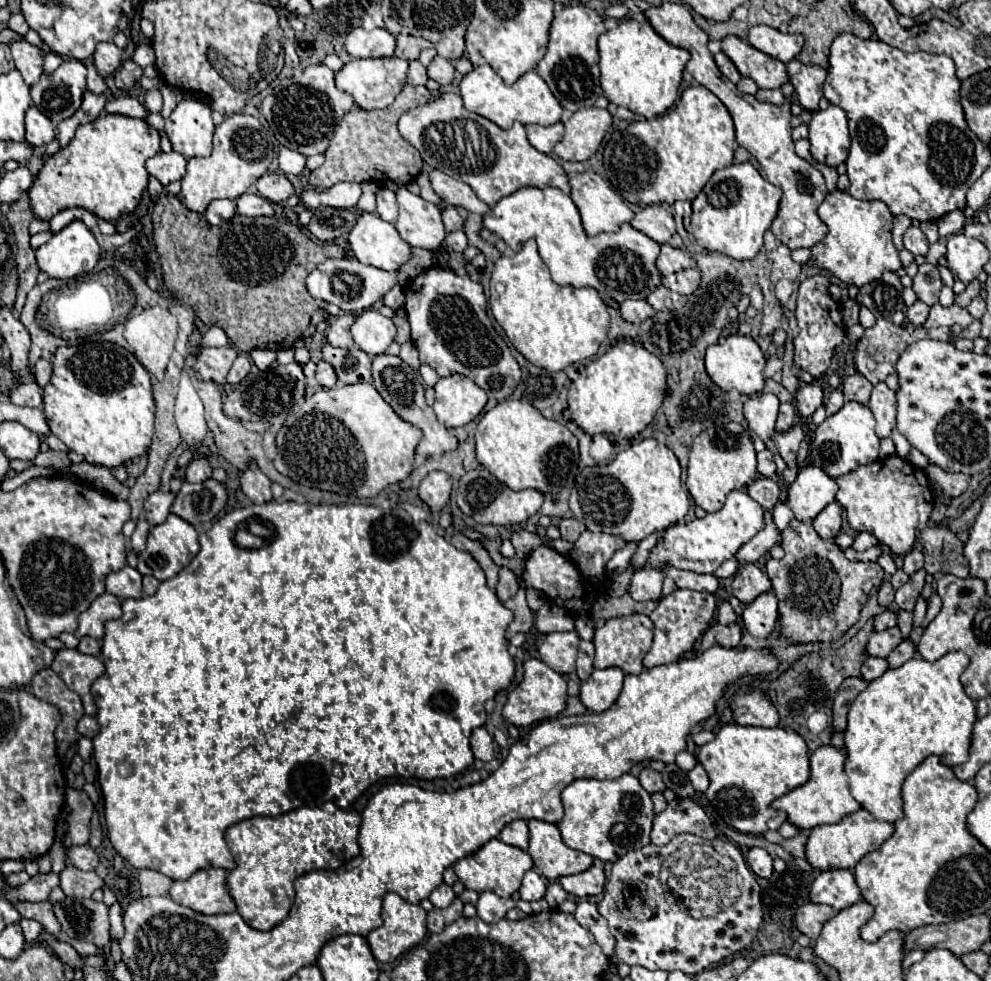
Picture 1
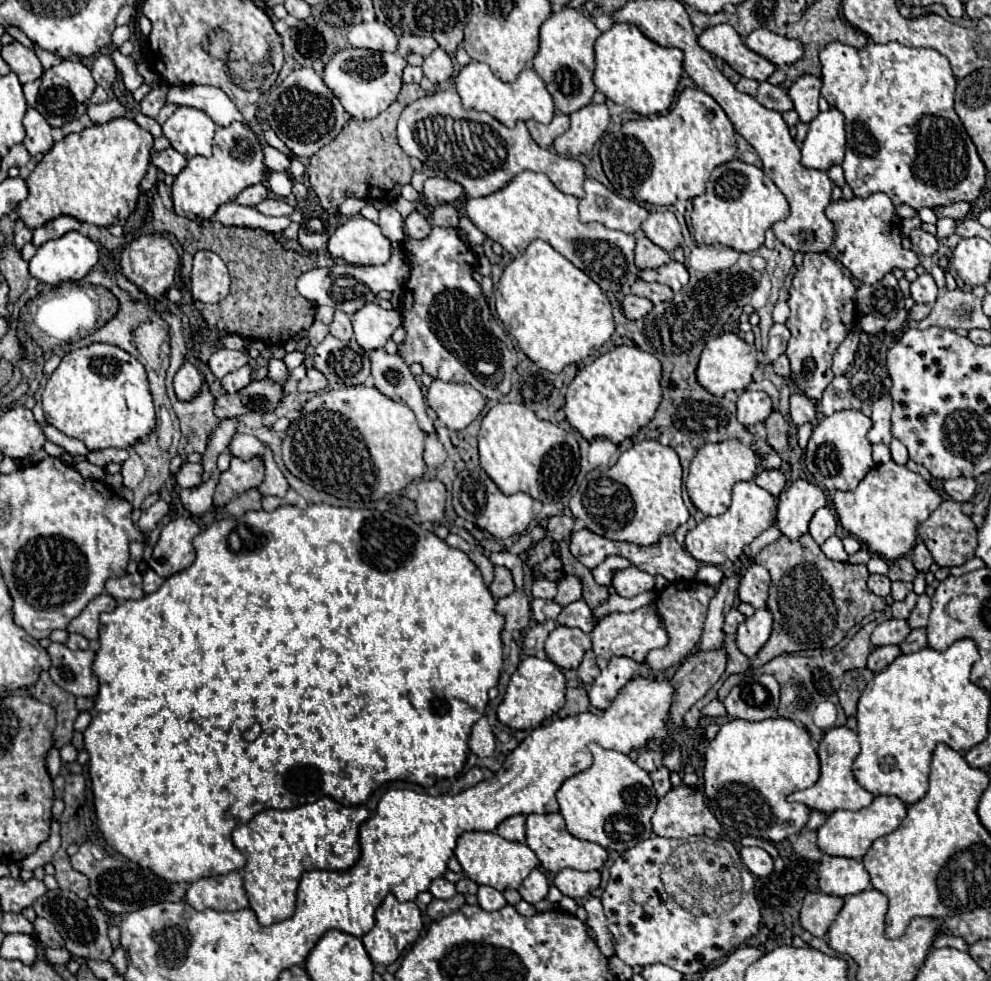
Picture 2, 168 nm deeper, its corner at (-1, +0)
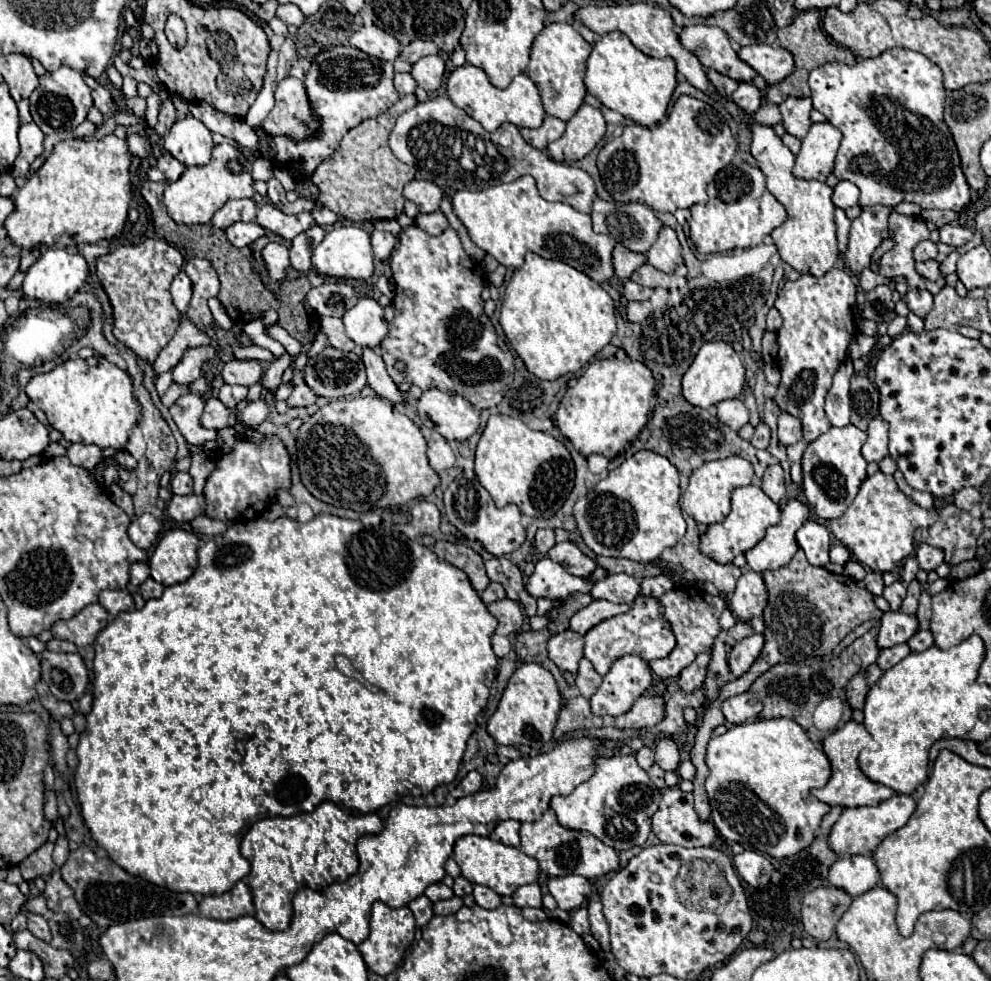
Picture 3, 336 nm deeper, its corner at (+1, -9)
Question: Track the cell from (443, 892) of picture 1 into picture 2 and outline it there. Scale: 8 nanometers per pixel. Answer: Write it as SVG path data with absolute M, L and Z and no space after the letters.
M437 878L437 880L431 884L429 892L431 892L435 898L439 898L439 900L449 900L449 898L453 898L453 896L457 894L455 884L451 884L447 878Z

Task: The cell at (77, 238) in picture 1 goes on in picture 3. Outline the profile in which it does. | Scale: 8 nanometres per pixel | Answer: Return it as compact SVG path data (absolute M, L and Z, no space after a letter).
M51 247L29 267L21 291L29 299L37 299L37 301L43 301L43 303L65 305L77 293L77 289L85 283L87 275L89 275L89 269L87 269L87 263L85 263L83 255L67 253L65 249Z

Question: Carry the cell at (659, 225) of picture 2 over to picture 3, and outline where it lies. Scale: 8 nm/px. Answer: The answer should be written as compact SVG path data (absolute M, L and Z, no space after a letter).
M671 227L661 229L657 243L647 253L647 261L663 273L673 273L683 263L679 239Z

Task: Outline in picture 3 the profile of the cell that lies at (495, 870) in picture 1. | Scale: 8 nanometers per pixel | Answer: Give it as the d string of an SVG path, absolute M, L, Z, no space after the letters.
M465 835L465 837L457 839L455 847L453 847L453 859L461 867L461 875L465 875L465 879L469 879L471 883L477 883L477 885L487 885L499 895L511 895L517 887L535 883L539 877L539 863L533 857L525 855L517 847L503 845L489 837Z

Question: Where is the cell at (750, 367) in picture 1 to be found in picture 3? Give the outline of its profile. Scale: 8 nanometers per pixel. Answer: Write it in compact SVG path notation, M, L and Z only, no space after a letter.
M709 341L703 343L701 349L697 351L693 363L689 365L689 369L685 371L683 379L681 379L681 389L683 389L683 397L701 409L707 409L719 401L725 399L735 399L745 385L745 367L739 359L739 355L733 351L733 347L725 341Z

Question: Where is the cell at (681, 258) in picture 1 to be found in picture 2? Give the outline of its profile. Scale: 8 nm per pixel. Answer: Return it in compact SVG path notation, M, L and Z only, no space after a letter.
M641 234L637 238L637 246L635 246L635 264L641 268L641 270L647 270L647 268L661 268L665 264L671 262L671 254L659 246L655 246L645 234Z

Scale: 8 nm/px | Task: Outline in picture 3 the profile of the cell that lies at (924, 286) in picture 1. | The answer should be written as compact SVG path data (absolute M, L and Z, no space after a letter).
M909 289L907 295L903 297L903 301L907 303L909 311L913 311L919 317L925 317L933 307L933 295L929 291L921 291L921 289Z

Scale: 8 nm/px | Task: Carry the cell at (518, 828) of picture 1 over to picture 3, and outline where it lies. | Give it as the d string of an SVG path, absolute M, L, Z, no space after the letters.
M507 819L507 821L499 821L497 827L491 831L491 839L495 841L501 841L505 845L511 845L511 847L519 847L519 821L513 821L513 819Z

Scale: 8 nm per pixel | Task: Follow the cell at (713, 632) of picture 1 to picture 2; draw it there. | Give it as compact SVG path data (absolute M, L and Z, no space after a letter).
M725 648L719 650L697 650L693 658L687 658L675 676L671 678L671 684L675 690L675 704L671 708L671 720L675 724L681 724L683 714L707 694L707 690L721 678L727 666L727 652Z

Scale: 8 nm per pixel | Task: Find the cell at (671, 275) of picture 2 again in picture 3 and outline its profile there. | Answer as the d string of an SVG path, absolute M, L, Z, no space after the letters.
M649 263L641 265L639 269L635 269L633 275L631 275L631 279L633 279L635 283L645 285L645 287L665 287L665 289L669 289L669 283L671 283L671 275L665 275L665 273L657 271L657 269L655 269L653 265L649 265Z

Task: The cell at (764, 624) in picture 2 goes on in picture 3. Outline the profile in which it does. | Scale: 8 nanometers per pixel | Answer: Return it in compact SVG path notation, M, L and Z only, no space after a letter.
M753 633L749 639L743 639L741 643L737 643L737 647L733 647L731 655L729 655L729 669L735 677L741 677L749 671L749 667L753 665L753 661L757 659L757 655L761 653L763 647L763 635Z

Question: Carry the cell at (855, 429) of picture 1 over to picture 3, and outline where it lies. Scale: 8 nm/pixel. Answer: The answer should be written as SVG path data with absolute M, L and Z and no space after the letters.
M855 425L831 427L825 435L807 445L803 453L803 493L807 503L815 509L821 519L837 519L853 503L859 485L867 477L867 461L861 457L861 447L867 439L867 433Z

